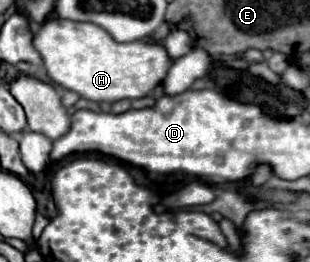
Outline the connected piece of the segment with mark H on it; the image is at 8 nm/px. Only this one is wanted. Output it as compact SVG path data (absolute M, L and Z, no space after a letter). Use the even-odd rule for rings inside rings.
M48 19L34 37L34 47L44 59L48 77L68 91L76 91L90 101L122 101L140 99L160 85L172 65L162 43L114 41L102 27L94 23L70 23L68 19Z

